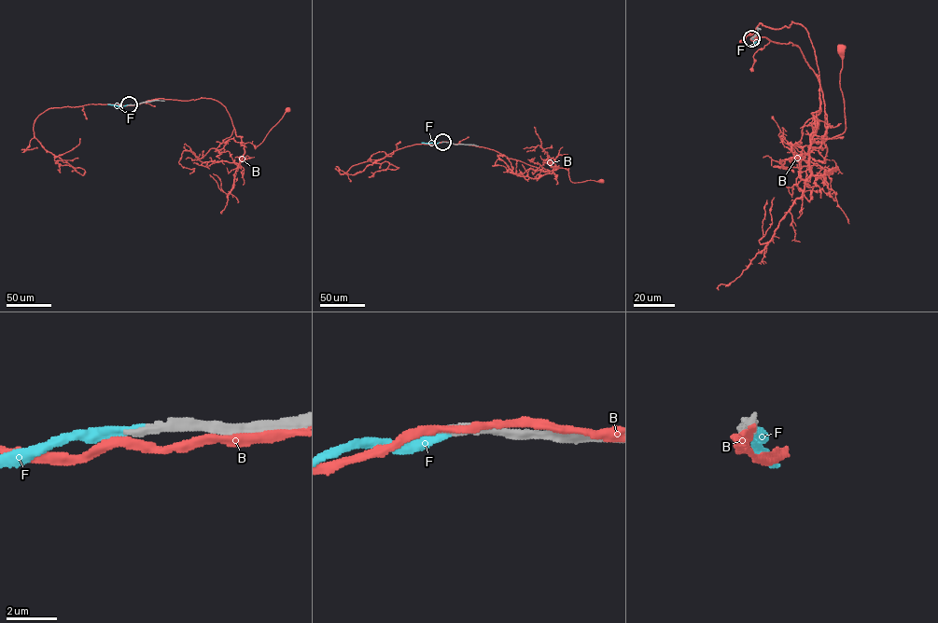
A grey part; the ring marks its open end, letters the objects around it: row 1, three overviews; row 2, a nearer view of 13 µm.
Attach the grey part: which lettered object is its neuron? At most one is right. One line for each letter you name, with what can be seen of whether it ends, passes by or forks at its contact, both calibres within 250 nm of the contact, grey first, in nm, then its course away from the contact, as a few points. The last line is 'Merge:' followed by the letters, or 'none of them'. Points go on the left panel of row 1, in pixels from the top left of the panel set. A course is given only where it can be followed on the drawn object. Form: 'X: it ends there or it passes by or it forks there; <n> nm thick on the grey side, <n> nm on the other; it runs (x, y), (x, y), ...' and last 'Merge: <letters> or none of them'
F: it ends there; 400 nm thick on the grey side, 300 nm on the other; it runs (129, 104), (107, 104)
Merge: F

